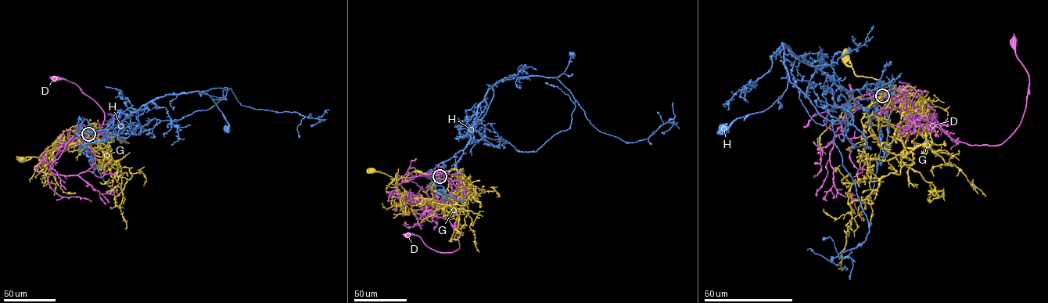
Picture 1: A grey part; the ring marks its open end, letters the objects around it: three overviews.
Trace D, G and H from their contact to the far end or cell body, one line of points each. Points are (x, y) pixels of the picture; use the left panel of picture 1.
D: (88, 134), (91, 167), (52, 173), (73, 136), (97, 132), (104, 120), (74, 83), (54, 79)
G: (88, 133), (103, 143), (121, 170), (115, 160), (98, 156), (74, 144), (56, 142), (39, 156), (21, 160)
H: (88, 133), (82, 132), (113, 128), (141, 106), (159, 98), (199, 91), (213, 100), (228, 124), (227, 130)

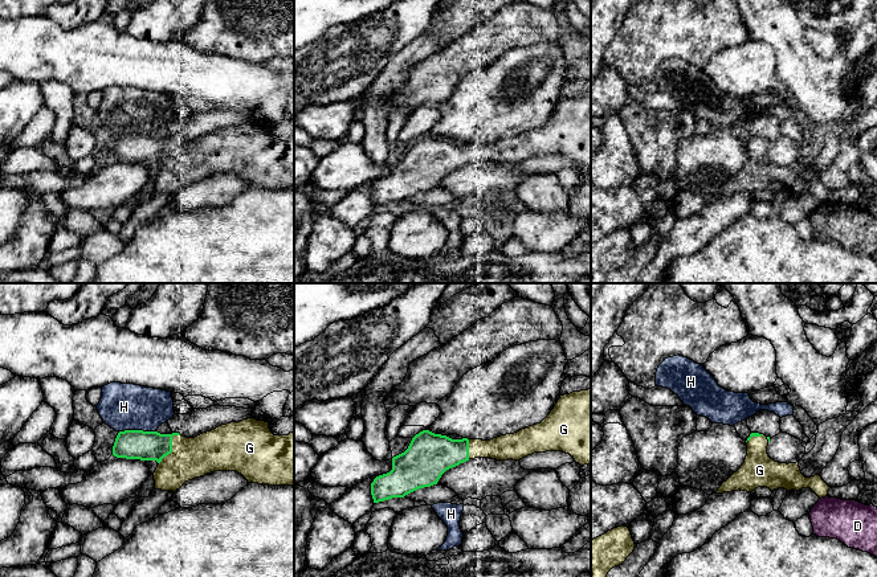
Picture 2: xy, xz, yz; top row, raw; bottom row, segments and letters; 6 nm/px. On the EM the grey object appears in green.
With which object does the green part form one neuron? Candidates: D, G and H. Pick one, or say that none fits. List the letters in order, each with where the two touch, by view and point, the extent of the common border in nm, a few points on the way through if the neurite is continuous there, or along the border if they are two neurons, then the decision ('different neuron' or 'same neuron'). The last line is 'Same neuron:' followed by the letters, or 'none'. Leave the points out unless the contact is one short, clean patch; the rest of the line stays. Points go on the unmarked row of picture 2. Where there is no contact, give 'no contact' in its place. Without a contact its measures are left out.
D: no contact; different neuron
G: contact xy (171, 151); length 220 nm; same neuron
H: contact xy (137, 134); length 220 nm; border xy (154, 134), (119, 135); different neuron
Same neuron: G

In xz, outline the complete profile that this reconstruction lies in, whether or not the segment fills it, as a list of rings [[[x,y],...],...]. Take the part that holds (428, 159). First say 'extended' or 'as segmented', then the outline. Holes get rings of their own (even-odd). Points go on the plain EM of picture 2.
extended; [[[591,93],[560,99],[554,112],[541,127],[490,144],[452,143],[446,139],[423,134],[412,142],[404,156],[392,161],[392,173],[374,183],[371,199],[374,206],[404,201],[419,192],[437,188],[446,173],[469,163],[519,164],[534,156],[546,155],[563,155],[570,157],[580,169],[591,168]]]

